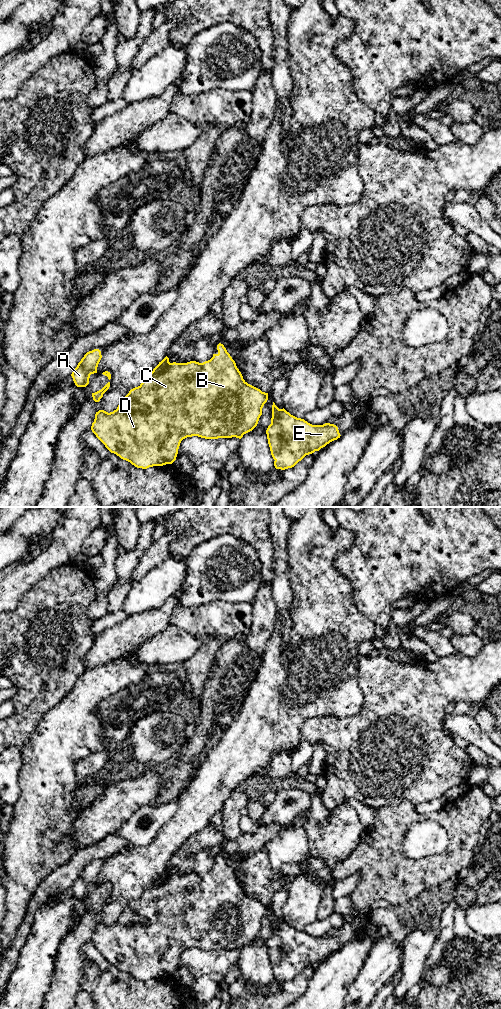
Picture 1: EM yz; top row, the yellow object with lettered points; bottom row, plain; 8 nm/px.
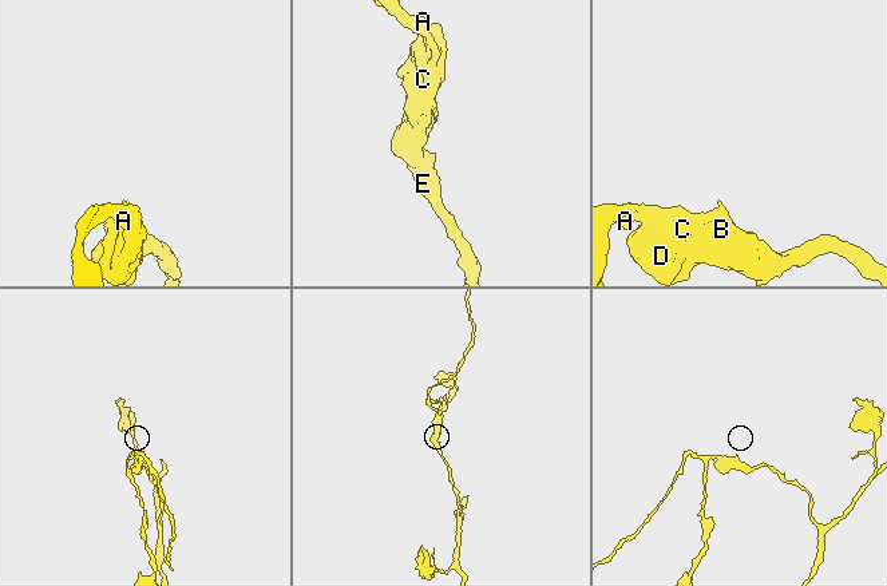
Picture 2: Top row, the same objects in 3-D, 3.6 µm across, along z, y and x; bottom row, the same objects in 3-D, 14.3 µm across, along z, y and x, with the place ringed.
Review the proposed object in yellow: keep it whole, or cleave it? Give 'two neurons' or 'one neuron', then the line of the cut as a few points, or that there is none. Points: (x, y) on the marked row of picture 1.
one neuron; no cut

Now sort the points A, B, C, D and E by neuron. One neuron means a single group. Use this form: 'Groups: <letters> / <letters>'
Groups: A B C D E

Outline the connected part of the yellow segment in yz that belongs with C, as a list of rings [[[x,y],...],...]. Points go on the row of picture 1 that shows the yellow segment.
[[[219,343],[217,350],[217,354],[213,354],[210,360],[203,363],[170,363],[166,356],[138,387],[129,391],[116,410],[110,413],[104,410],[96,412],[91,426],[92,432],[111,453],[142,469],[172,464],[176,460],[181,441],[187,437],[241,439],[257,426],[262,408],[268,400],[268,393],[243,379],[223,344]]]

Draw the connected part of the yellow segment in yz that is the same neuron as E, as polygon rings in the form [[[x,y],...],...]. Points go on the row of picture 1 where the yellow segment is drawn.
[[[274,402],[266,434],[274,466],[281,470],[294,467],[306,455],[319,451],[341,436],[336,425],[312,425],[284,408],[279,409]]]

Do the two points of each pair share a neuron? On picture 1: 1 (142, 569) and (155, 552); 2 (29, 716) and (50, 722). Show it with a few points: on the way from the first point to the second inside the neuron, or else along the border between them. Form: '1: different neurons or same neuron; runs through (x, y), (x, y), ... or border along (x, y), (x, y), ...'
1: same neuron; runs through (144, 565), (153, 556)
2: different neurons; border along (58, 702), (43, 716), (29, 739)

